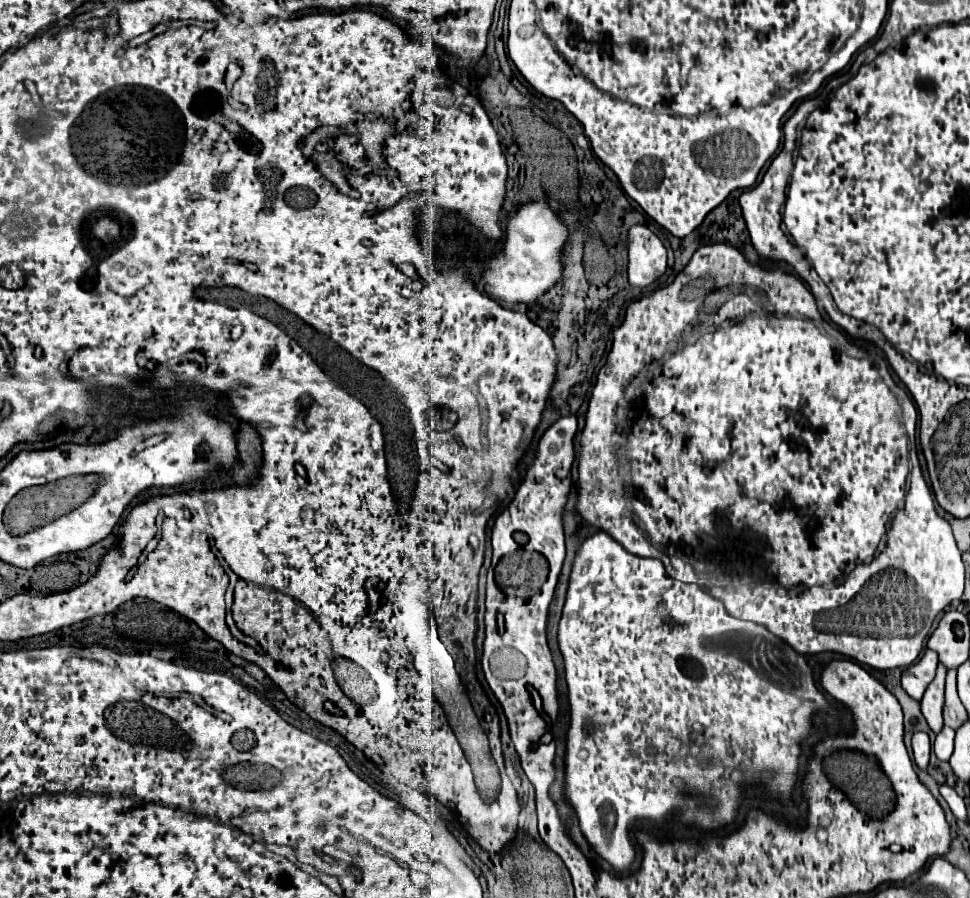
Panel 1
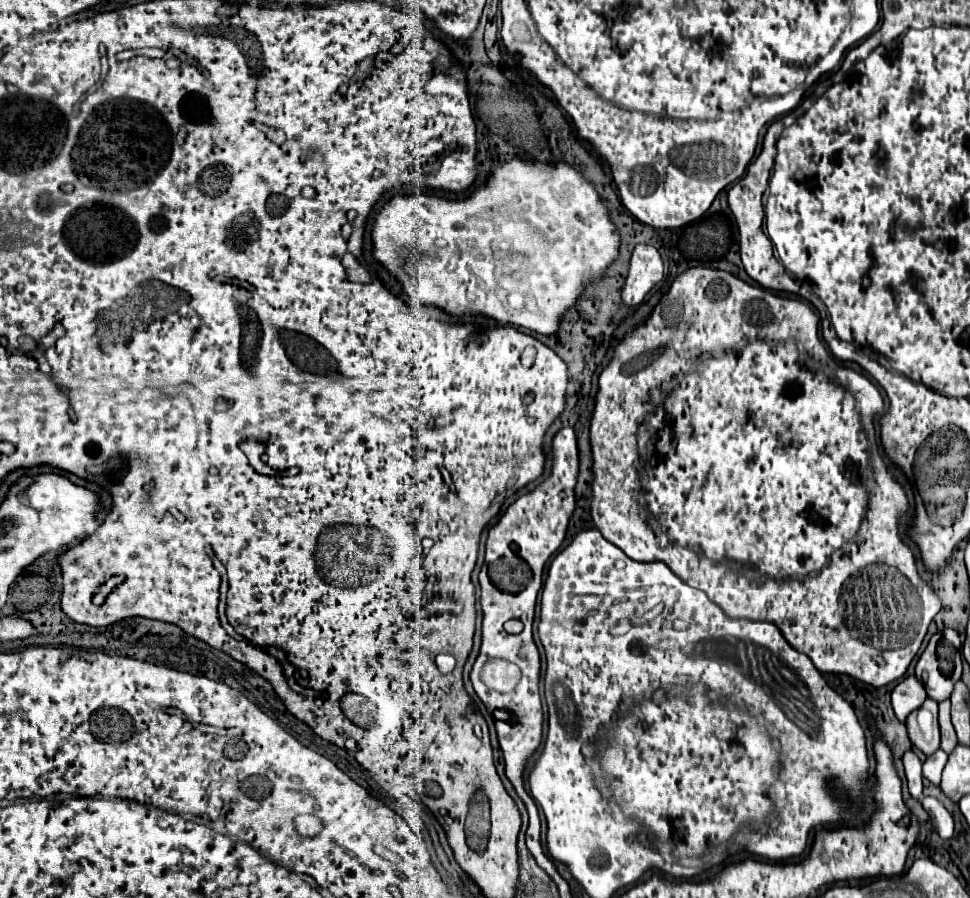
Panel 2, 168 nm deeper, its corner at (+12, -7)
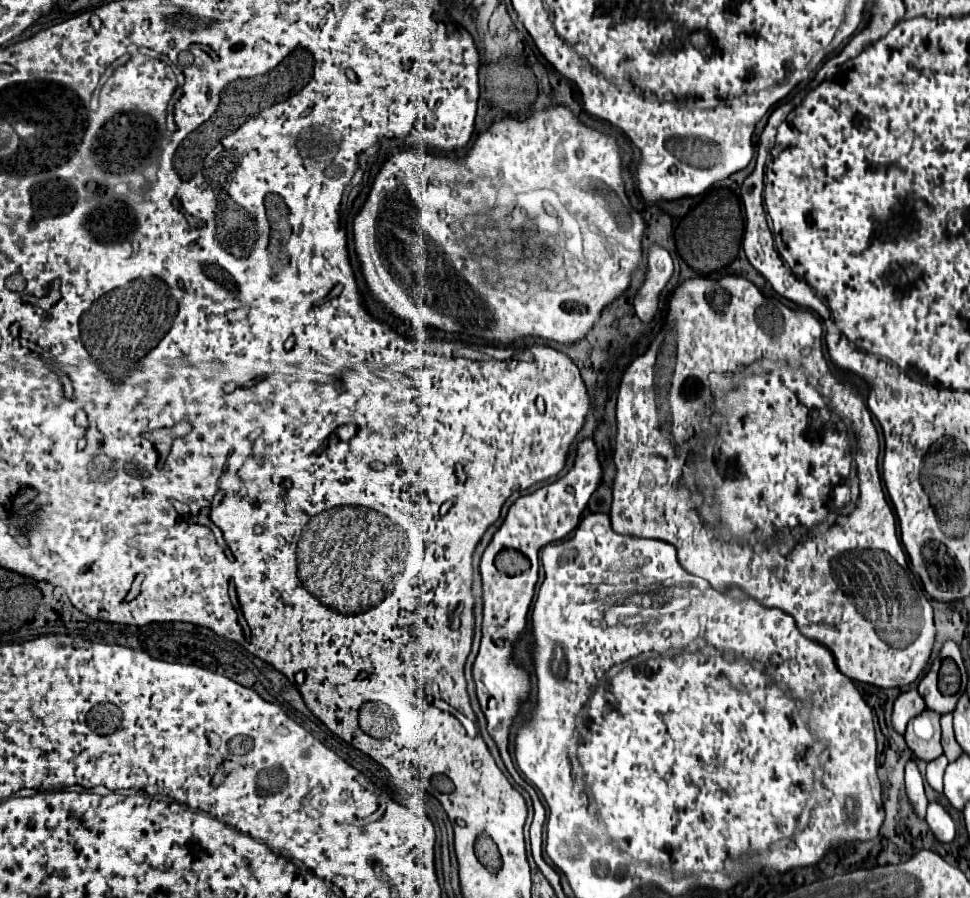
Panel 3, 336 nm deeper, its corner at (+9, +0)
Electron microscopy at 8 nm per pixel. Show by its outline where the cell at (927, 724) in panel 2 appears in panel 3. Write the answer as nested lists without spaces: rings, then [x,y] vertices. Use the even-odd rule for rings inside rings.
[[[924,710],[922,716],[910,720],[904,738],[914,758],[920,758],[924,762],[936,760],[938,756],[942,756],[940,716],[934,716],[934,712]]]

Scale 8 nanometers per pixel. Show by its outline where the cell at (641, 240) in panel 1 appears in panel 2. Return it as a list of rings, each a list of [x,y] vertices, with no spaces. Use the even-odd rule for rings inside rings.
[[[637,245],[629,261],[629,275],[625,279],[621,297],[627,305],[639,305],[643,297],[663,279],[663,261],[653,245]]]

